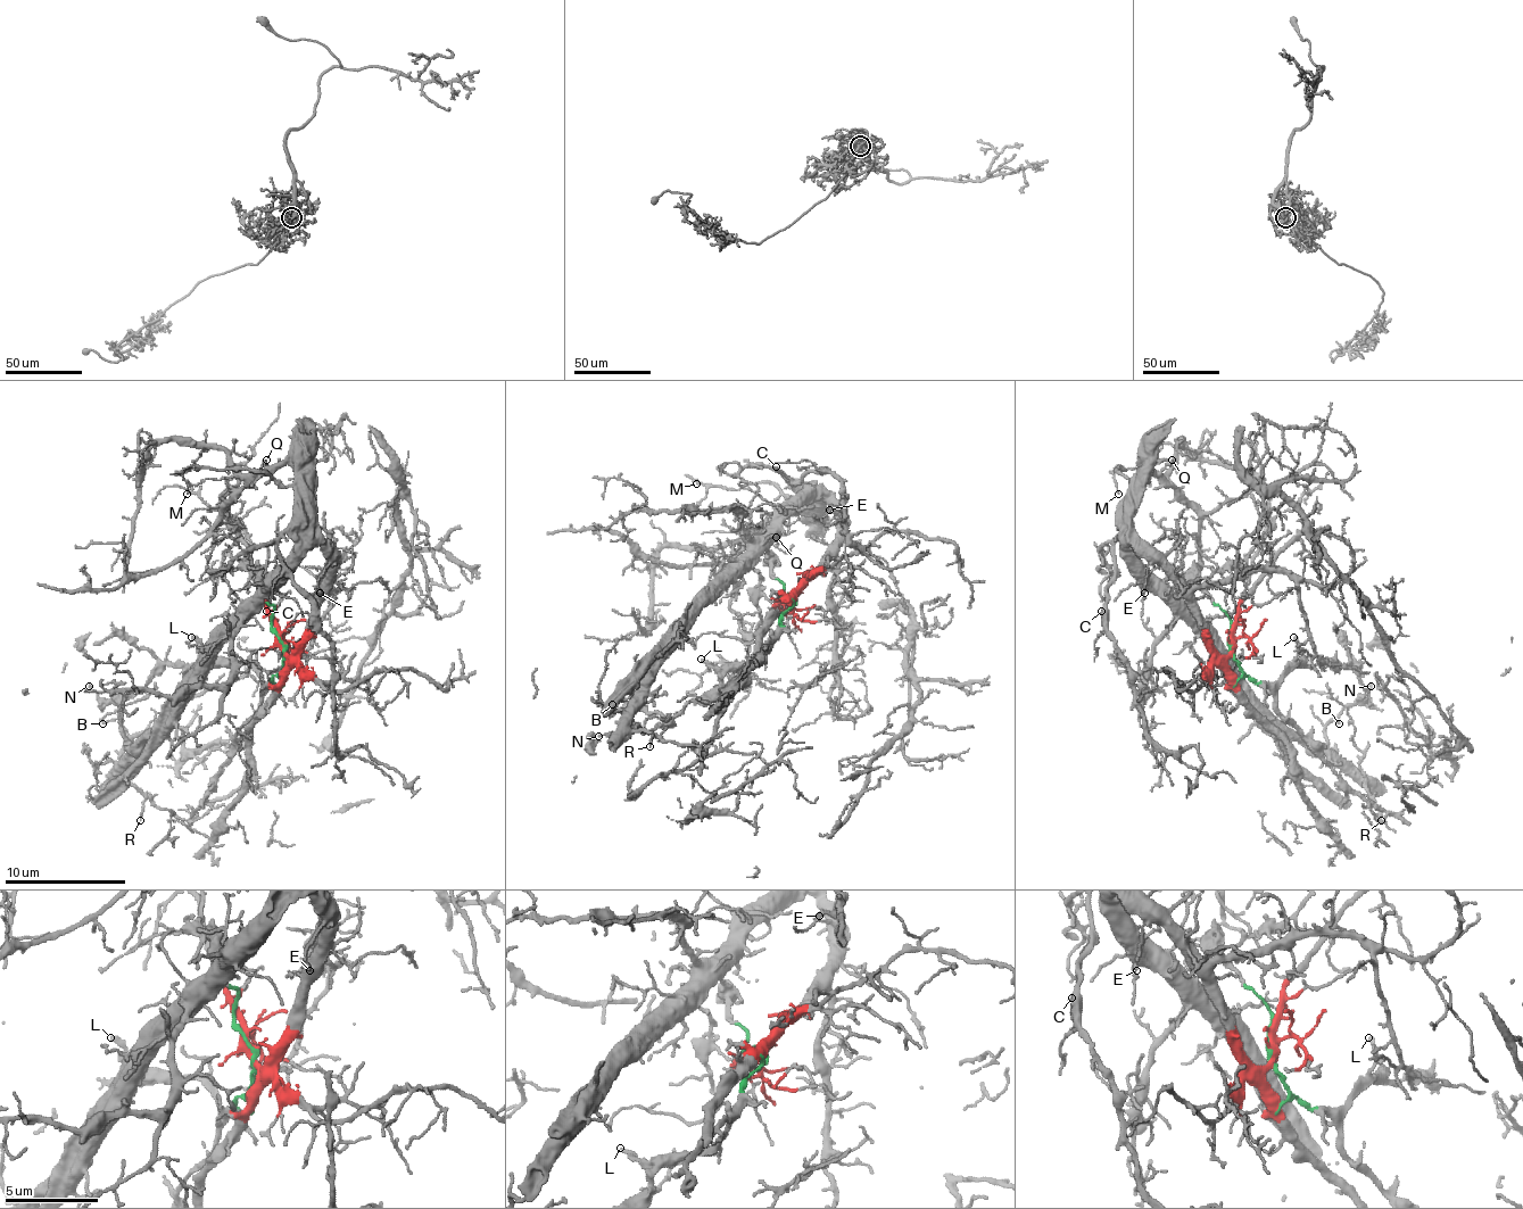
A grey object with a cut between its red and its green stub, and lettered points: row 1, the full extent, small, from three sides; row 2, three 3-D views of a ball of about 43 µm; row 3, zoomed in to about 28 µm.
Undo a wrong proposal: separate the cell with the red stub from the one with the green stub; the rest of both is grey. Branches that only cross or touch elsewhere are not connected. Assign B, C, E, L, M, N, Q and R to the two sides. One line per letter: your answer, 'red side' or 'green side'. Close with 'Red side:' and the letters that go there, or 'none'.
B: red side
C: red side
E: red side
L: green side
M: red side
N: green side
Q: red side
R: red side
Red side: B, C, E, M, Q, R

